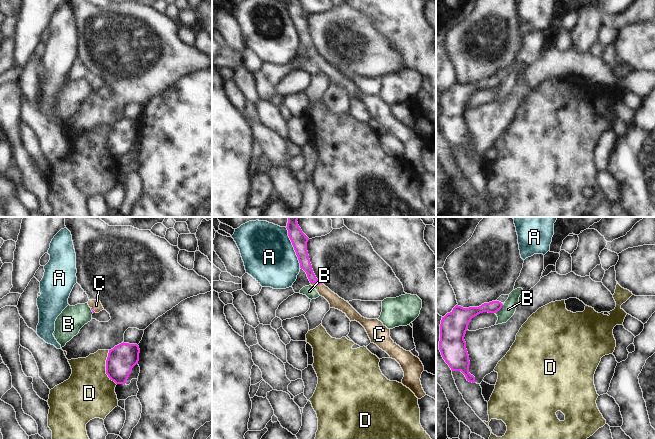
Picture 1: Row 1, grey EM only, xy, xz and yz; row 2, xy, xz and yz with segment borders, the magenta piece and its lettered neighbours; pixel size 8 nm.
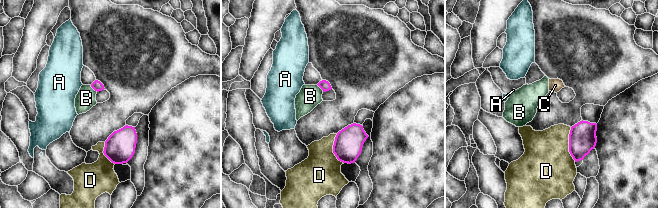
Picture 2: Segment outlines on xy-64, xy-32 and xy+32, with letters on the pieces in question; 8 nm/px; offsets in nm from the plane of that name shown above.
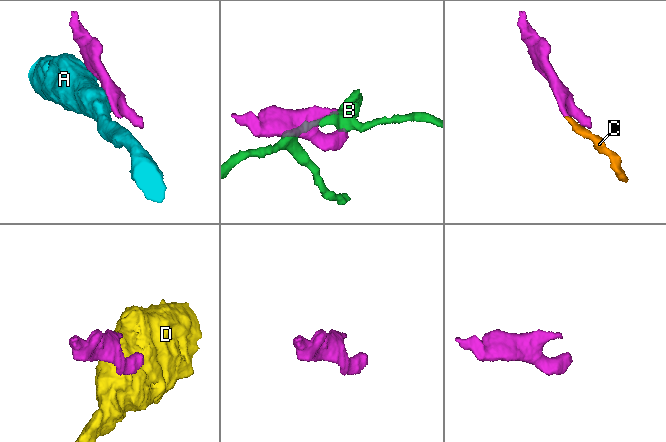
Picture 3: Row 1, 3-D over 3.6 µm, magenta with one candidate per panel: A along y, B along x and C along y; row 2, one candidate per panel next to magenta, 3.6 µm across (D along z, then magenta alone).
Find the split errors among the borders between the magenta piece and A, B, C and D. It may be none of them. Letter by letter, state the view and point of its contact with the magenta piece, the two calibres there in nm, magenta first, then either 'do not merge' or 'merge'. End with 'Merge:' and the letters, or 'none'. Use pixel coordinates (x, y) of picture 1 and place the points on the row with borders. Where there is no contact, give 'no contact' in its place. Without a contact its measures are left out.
A: xz (293, 246) | 130/420 nm | do not merge
B: yz (499, 309) | 100/110 nm | do not merge
C: xz (316, 283) | 90/100 nm | merge
D: xy (106, 367) | 220/400 nm | do not merge
Merge: C

